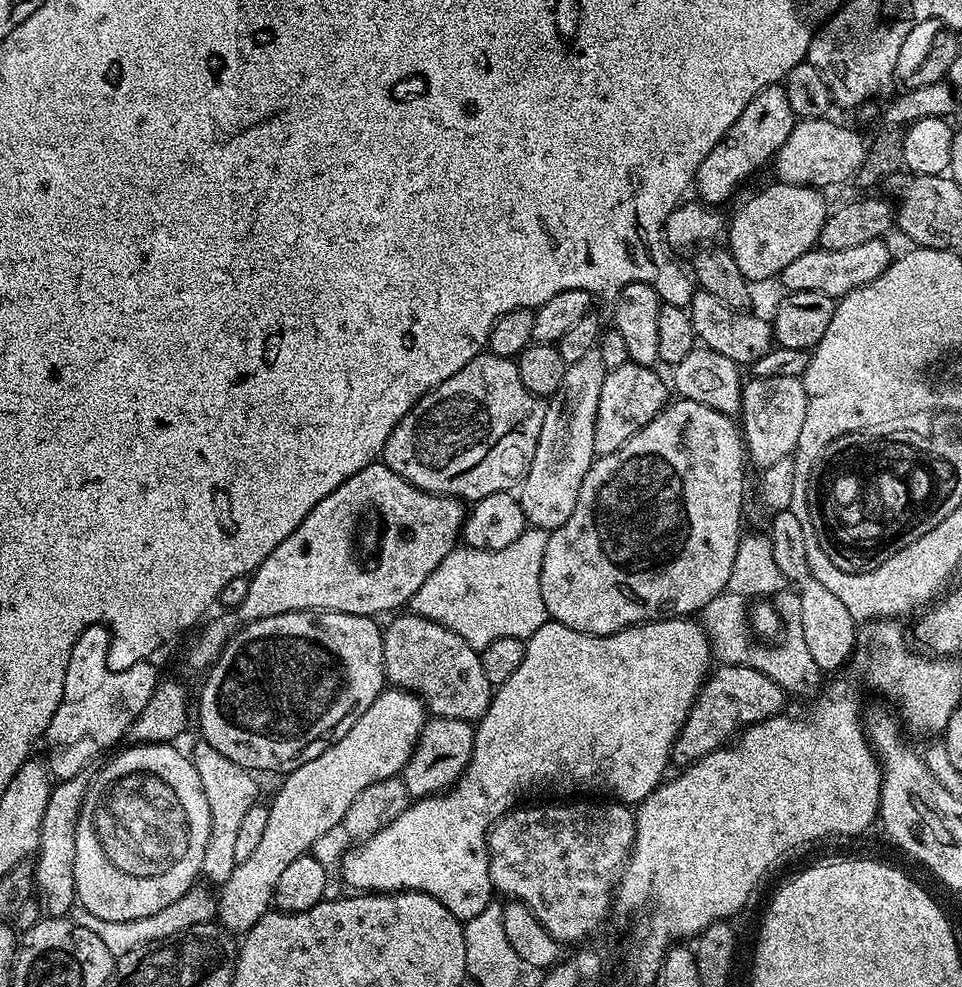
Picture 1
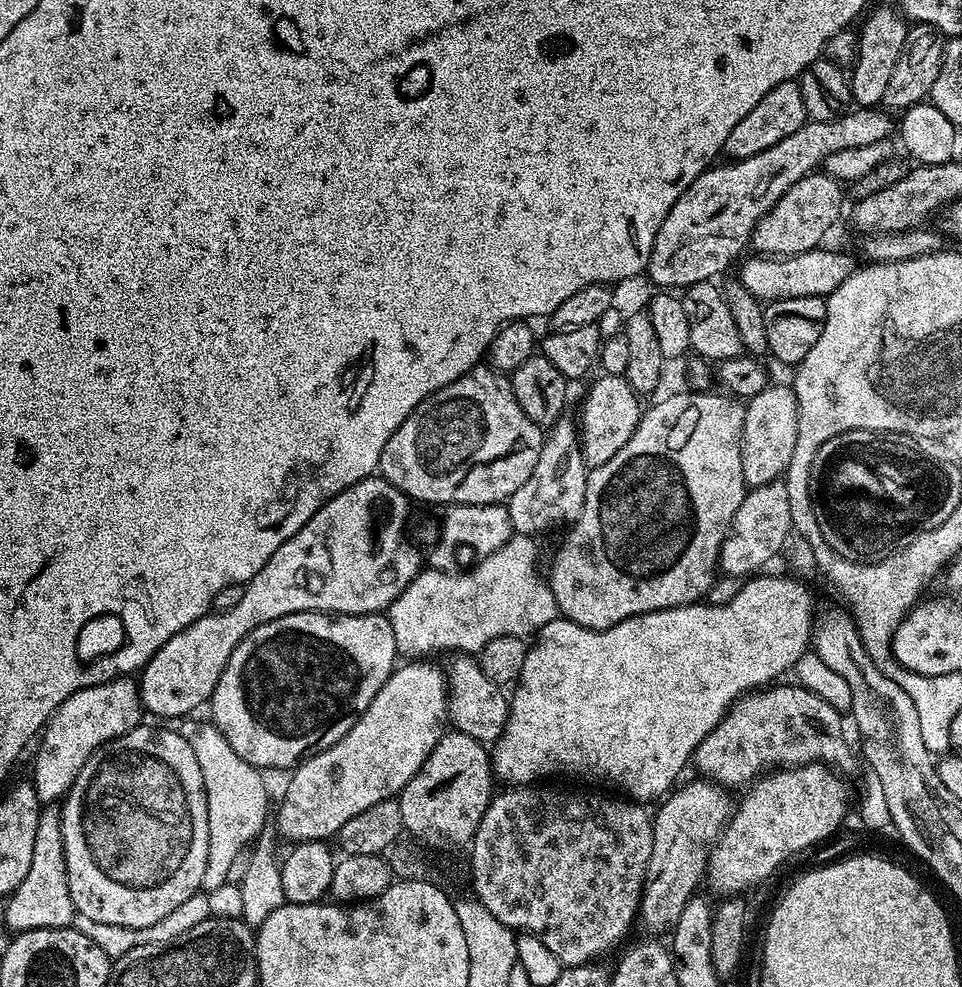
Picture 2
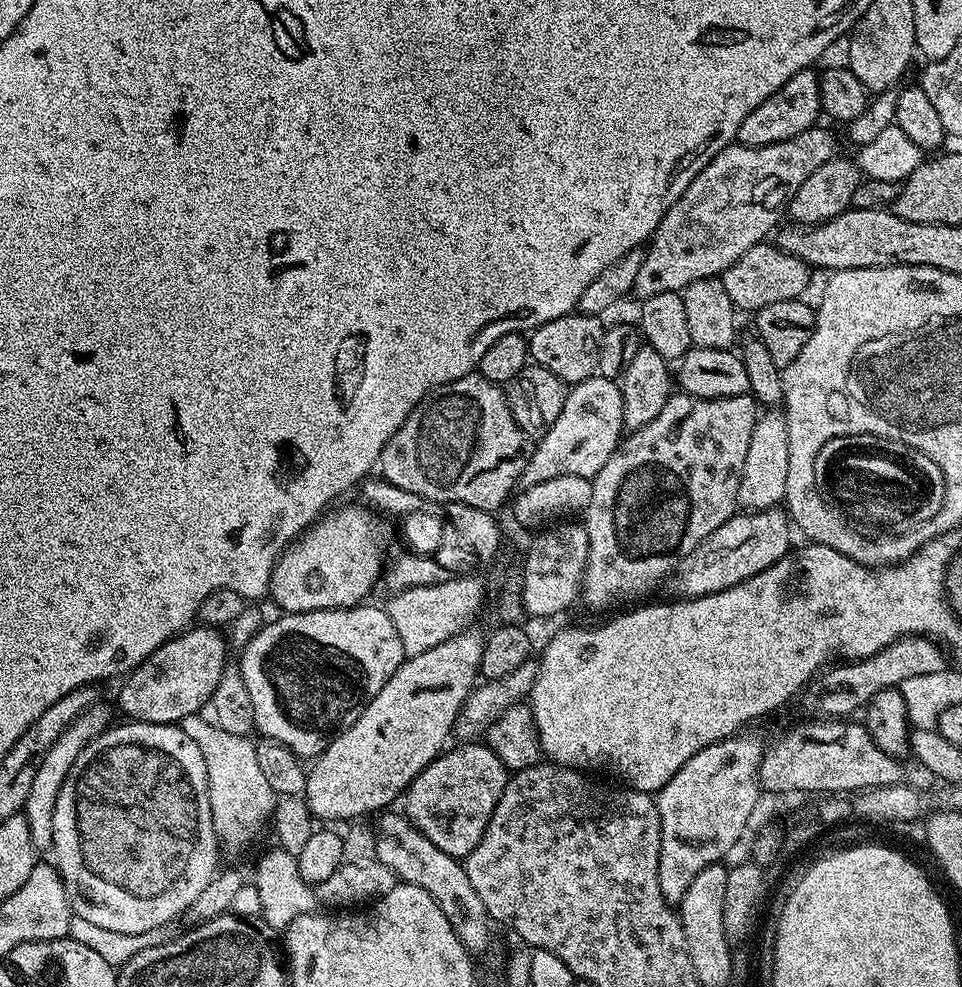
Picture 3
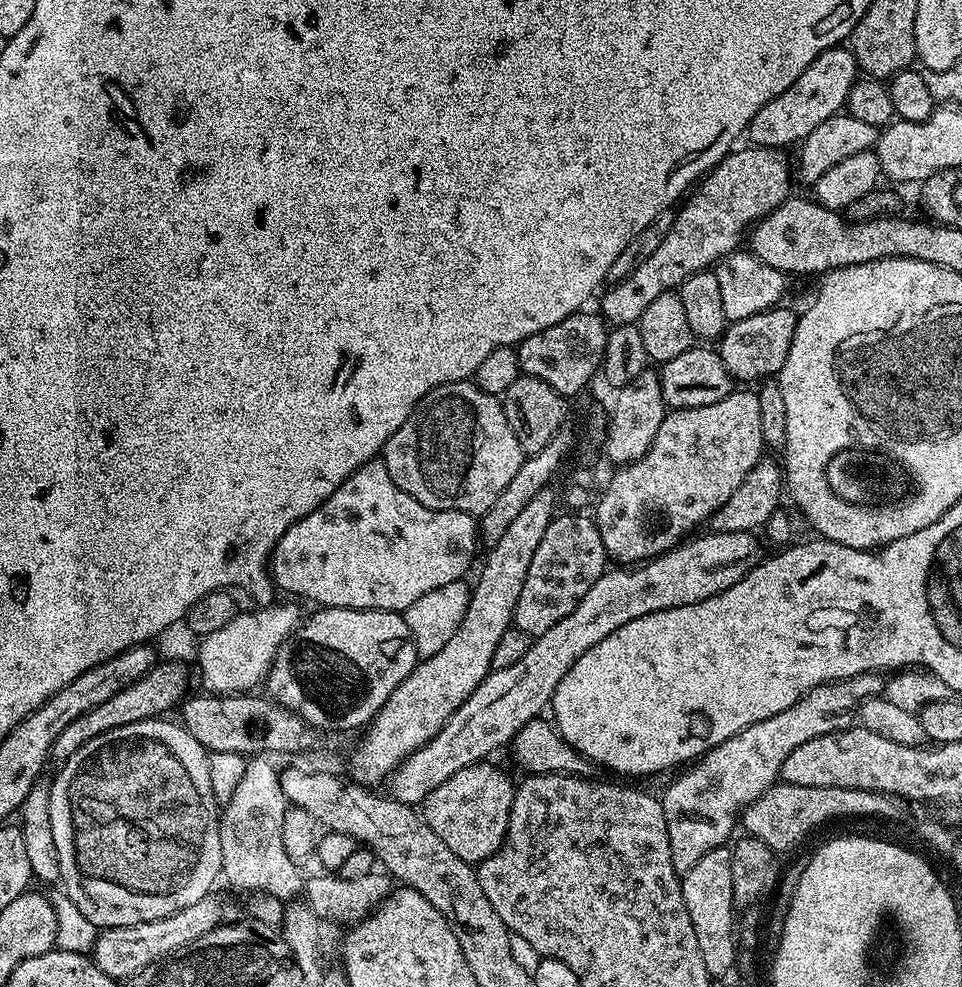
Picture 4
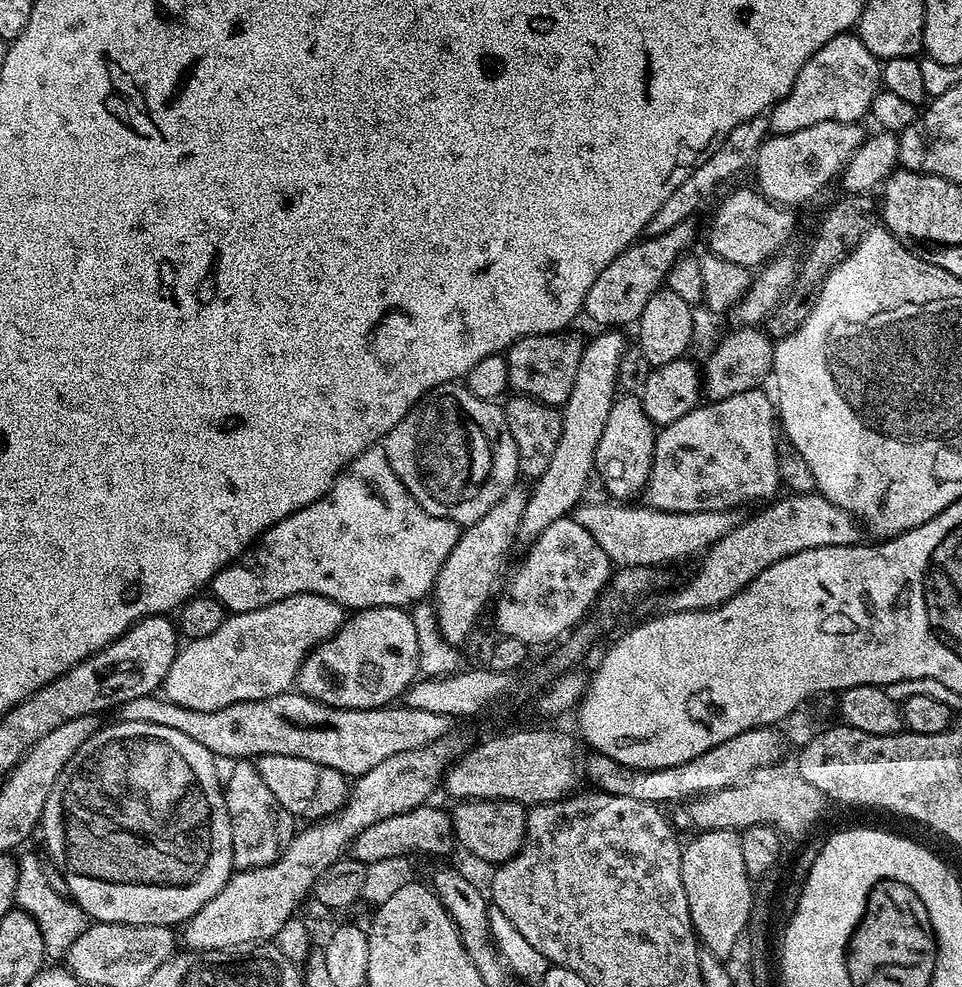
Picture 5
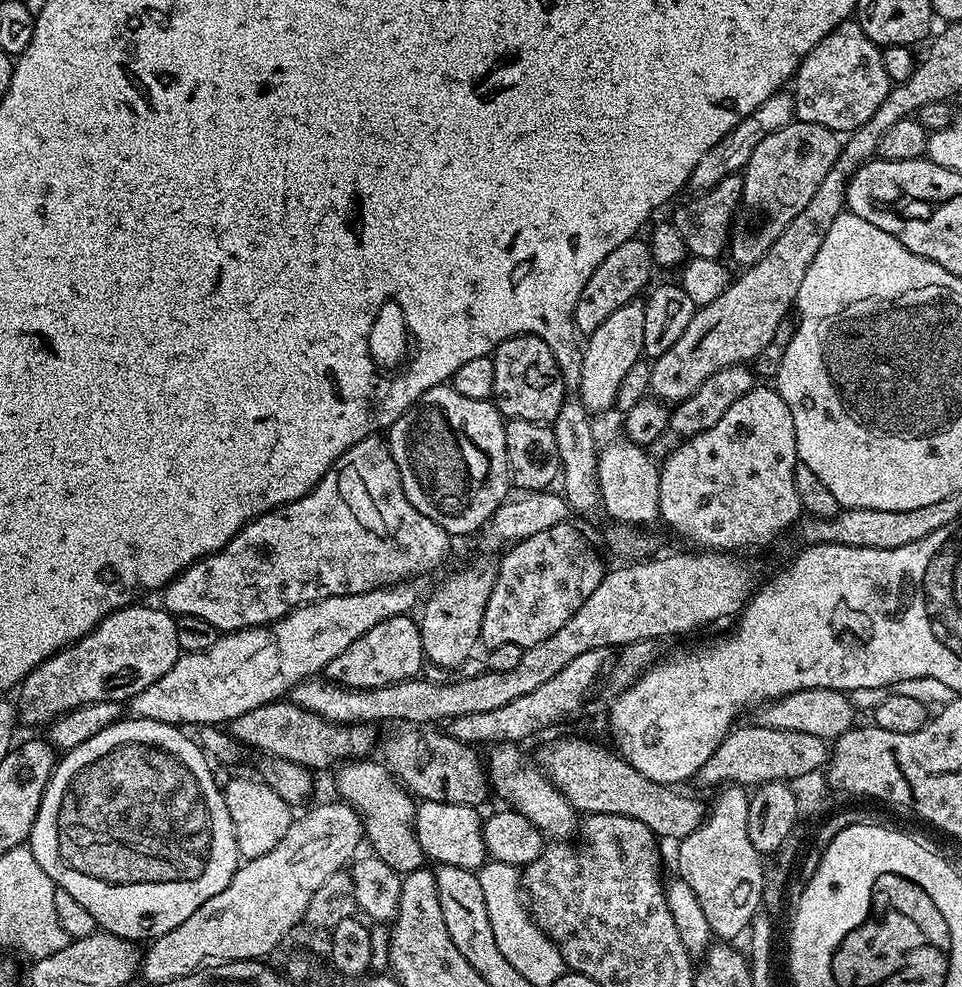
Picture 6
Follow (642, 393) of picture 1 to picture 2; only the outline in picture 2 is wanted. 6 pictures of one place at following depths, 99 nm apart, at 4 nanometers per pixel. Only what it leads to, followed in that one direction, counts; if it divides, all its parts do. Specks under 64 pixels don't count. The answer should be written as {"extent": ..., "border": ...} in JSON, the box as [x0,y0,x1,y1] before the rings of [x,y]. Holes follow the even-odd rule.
{"extent":[578,374,642,469],"border":[[[603,374],[597,377],[589,386],[578,415],[581,454],[589,469],[602,466],[602,462],[610,462],[610,458],[614,458],[614,454],[618,454],[618,450],[630,442],[630,434],[634,434],[642,415],[641,397],[628,380],[623,376]]]}

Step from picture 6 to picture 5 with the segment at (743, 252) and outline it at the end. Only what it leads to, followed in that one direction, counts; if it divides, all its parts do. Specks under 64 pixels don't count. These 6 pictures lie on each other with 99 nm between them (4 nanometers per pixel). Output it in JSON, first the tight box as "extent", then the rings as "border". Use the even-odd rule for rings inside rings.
{"extent":[754,122,866,206],"border":[[[818,122],[818,126],[806,126],[806,130],[794,130],[794,134],[769,135],[754,157],[755,187],[760,195],[781,206],[797,206],[796,204],[804,204],[807,200],[814,199],[835,176],[837,179],[843,173],[852,155],[863,146],[866,132],[860,127],[859,123]]]}

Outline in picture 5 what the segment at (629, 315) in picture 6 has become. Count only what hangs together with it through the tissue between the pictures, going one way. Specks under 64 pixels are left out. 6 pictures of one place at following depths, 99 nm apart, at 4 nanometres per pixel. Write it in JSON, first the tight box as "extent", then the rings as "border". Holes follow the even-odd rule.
{"extent":[516,330,626,546],"border":[[[604,330],[601,336],[596,336],[585,343],[584,353],[578,362],[578,374],[574,374],[574,386],[570,390],[570,398],[562,406],[562,438],[558,438],[558,446],[550,458],[550,466],[546,466],[546,474],[535,477],[536,484],[530,488],[530,495],[525,499],[522,510],[522,522],[518,522],[516,534],[517,545],[529,546],[535,542],[540,534],[556,519],[567,517],[585,499],[584,491],[588,488],[588,479],[593,479],[596,467],[596,451],[598,438],[602,438],[602,430],[606,426],[606,417],[610,415],[610,406],[618,398],[618,366],[622,362],[626,351],[623,331]]]}

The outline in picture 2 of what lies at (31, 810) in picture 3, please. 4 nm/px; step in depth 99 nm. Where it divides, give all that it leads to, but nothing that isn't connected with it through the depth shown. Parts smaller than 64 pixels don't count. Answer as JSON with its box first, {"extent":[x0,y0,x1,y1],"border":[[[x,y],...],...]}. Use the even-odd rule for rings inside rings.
{"extent":[30,676,142,806],"border":[[[117,676],[115,680],[105,684],[99,684],[93,688],[83,688],[70,694],[70,698],[66,698],[66,702],[62,702],[62,706],[58,706],[56,713],[44,725],[38,737],[38,743],[35,745],[35,748],[37,747],[36,757],[32,760],[30,782],[36,791],[37,801],[44,806],[63,801],[72,788],[74,778],[90,758],[90,754],[94,754],[101,746],[126,734],[132,728],[141,727],[140,716],[142,717],[140,690],[137,681],[127,676]]]}

